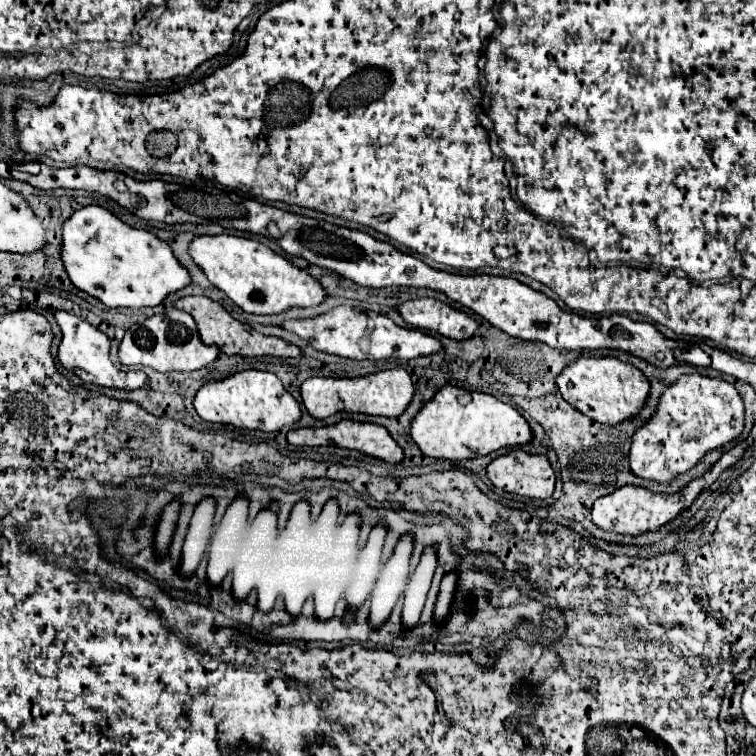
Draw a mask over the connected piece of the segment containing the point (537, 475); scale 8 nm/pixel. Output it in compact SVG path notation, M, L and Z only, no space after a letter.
M514 449L496 457L486 471L490 481L508 493L548 499L554 491L556 477L546 455Z

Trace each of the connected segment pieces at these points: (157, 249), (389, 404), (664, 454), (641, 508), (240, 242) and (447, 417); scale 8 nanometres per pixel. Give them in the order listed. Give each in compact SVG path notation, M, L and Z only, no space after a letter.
M86 205L86 207L78 209L76 213L72 213L72 217L68 221L62 223L60 255L62 255L64 269L70 277L70 281L80 291L86 291L88 295L100 299L110 309L154 307L154 305L162 303L168 293L174 293L190 283L188 271L178 263L178 259L174 257L168 243L160 241L156 235L152 235L148 231L128 227L126 223L122 223L118 217L114 217L108 209L104 209L100 205Z
M396 367L364 377L310 377L302 383L300 393L306 411L316 419L326 419L338 411L398 417L408 407L414 395L414 387L410 375L402 367Z
M682 375L676 383L668 385L666 391L660 397L660 403L656 407L656 413L644 421L636 433L632 435L632 447L630 447L630 469L644 479L654 481L672 481L676 475L688 471L696 461L702 459L702 455L710 449L722 447L728 441L736 439L744 429L744 403L734 385L726 383L724 379L712 379L706 375Z
M732 447L730 451L724 451L722 457L702 475L692 479L690 483L686 483L680 491L676 493L652 493L646 487L636 487L636 485L624 485L620 489L616 489L610 495L604 495L600 499L596 499L594 507L592 507L592 521L604 529L604 531L616 531L622 535L640 535L644 531L654 531L660 525L664 525L666 521L674 519L680 515L680 511L688 509L692 505L692 501L696 499L696 495L708 487L712 481L716 481L716 477L730 465L736 463L736 447Z
M198 235L188 247L194 263L206 273L208 281L224 291L246 313L274 315L290 307L314 307L324 301L322 285L306 269L294 267L266 245L234 235Z
M444 385L410 421L410 435L426 457L464 461L488 455L510 445L524 445L530 441L530 427L526 419L508 403L486 395L472 393L460 387Z

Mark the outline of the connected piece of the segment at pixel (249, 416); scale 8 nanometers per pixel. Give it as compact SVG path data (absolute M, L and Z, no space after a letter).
M258 369L240 371L226 379L204 383L194 397L194 409L204 421L258 431L278 431L284 425L292 427L300 419L298 401L284 389L282 381L274 373Z

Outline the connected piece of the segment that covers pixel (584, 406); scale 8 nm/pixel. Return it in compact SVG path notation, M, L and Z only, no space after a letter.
M580 357L578 361L568 363L556 377L556 387L572 407L606 425L616 425L626 417L636 415L650 391L650 383L640 369L618 357Z

